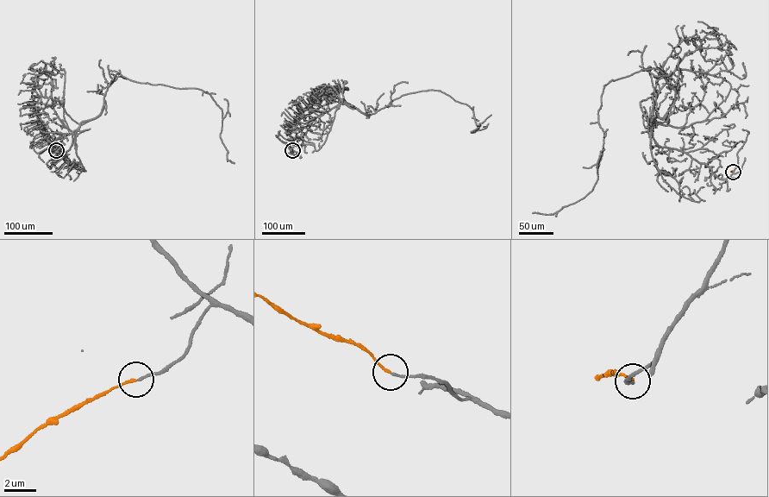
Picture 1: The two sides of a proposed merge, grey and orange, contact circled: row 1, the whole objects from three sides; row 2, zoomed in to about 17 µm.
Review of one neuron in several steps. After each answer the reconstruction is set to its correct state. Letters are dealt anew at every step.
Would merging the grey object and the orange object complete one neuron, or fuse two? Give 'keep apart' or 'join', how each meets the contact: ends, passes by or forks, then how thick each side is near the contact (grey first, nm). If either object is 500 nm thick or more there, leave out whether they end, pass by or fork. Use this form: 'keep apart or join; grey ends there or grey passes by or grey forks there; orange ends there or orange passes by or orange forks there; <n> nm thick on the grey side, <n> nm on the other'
join; grey ends there; orange ends there; 130 nm thick on the grey side, 140 nm on the other

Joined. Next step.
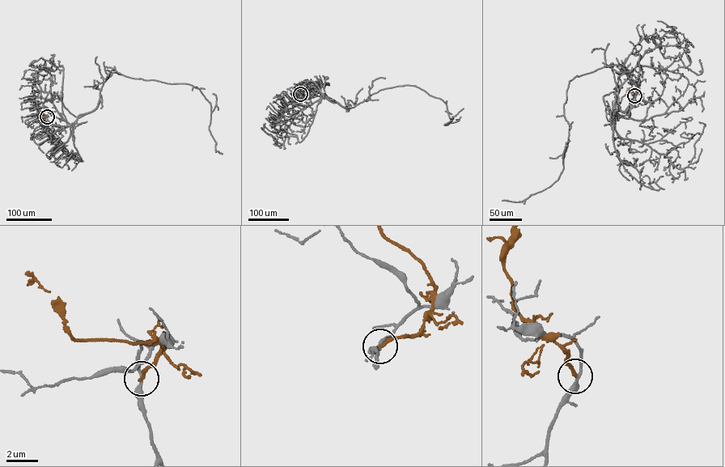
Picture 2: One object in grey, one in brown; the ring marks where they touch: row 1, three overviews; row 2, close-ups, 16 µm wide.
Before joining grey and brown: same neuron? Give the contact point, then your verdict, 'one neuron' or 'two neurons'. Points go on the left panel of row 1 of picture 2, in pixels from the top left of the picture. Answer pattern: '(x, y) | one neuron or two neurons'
(47, 116) | two neurons

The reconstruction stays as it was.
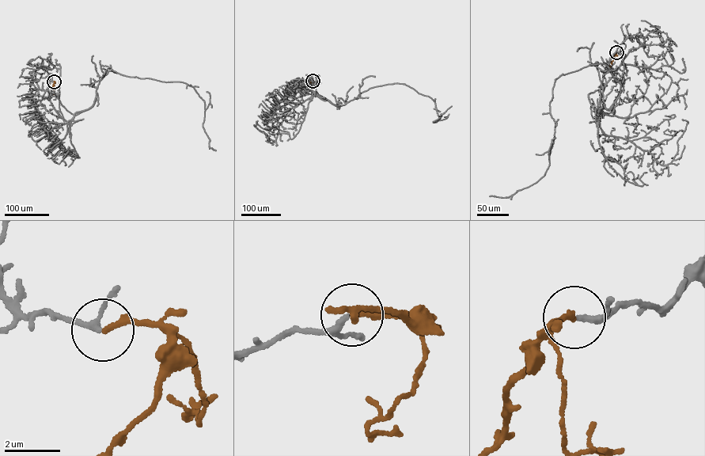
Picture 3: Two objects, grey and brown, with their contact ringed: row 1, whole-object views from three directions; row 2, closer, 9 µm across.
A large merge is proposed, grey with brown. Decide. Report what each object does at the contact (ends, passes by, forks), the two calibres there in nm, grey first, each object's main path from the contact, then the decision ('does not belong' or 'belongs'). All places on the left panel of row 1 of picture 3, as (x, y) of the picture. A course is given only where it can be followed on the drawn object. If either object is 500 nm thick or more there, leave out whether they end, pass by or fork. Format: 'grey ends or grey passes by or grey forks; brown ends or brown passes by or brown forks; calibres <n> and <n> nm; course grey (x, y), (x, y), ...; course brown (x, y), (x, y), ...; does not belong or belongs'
grey passes by; brown ends; calibres 170 and 200 nm; course grey (53, 81), (51, 79), (48, 82), (49, 99), (62, 118), (70, 122), (73, 114), (62, 106), (58, 93); course brown (54, 81), (53, 94); belongs

